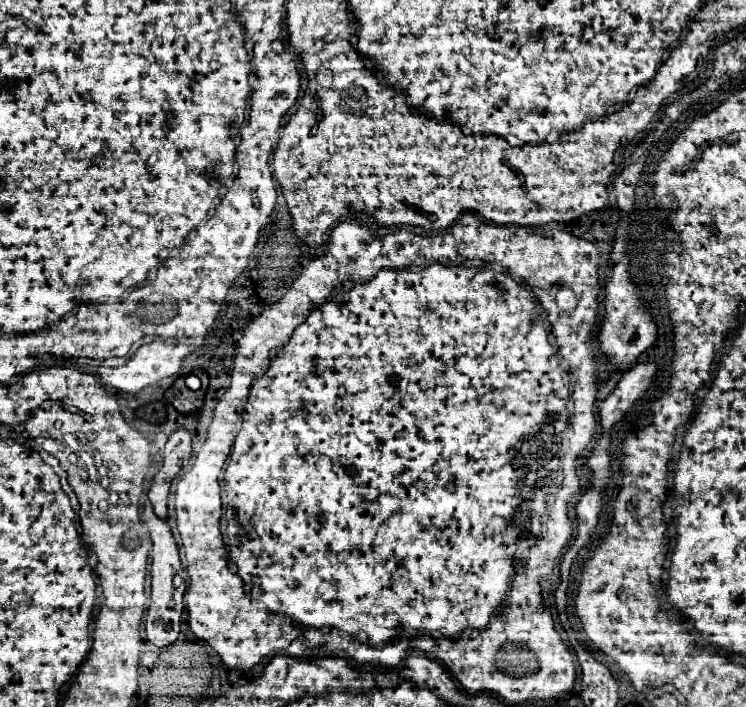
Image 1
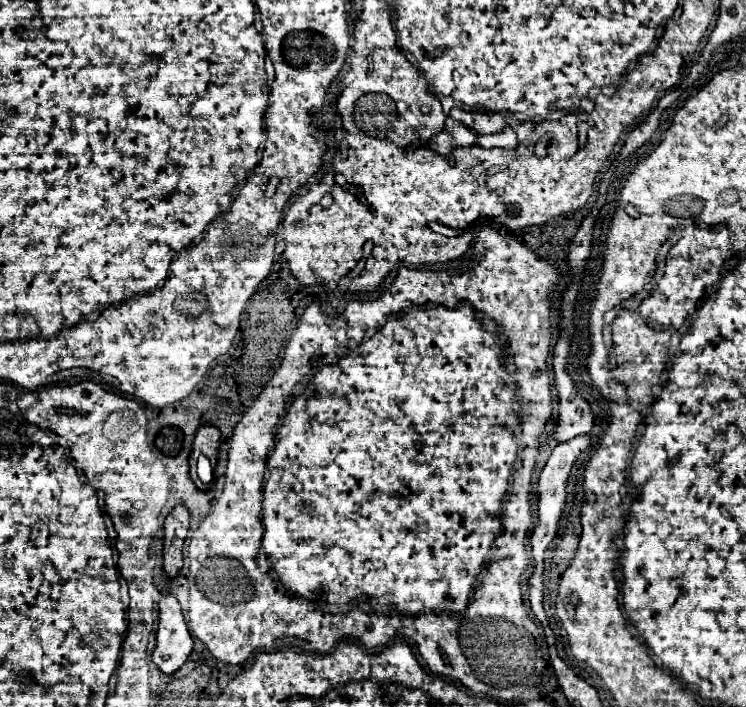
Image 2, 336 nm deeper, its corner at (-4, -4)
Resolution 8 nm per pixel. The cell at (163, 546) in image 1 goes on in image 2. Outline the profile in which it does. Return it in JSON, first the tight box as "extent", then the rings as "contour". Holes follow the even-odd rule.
{"extent":[154,593,192,673],"contour":[[[164,593],[158,601],[158,631],[154,647],[154,663],[162,673],[174,673],[182,667],[192,651],[192,637],[180,611],[176,595]]]}

